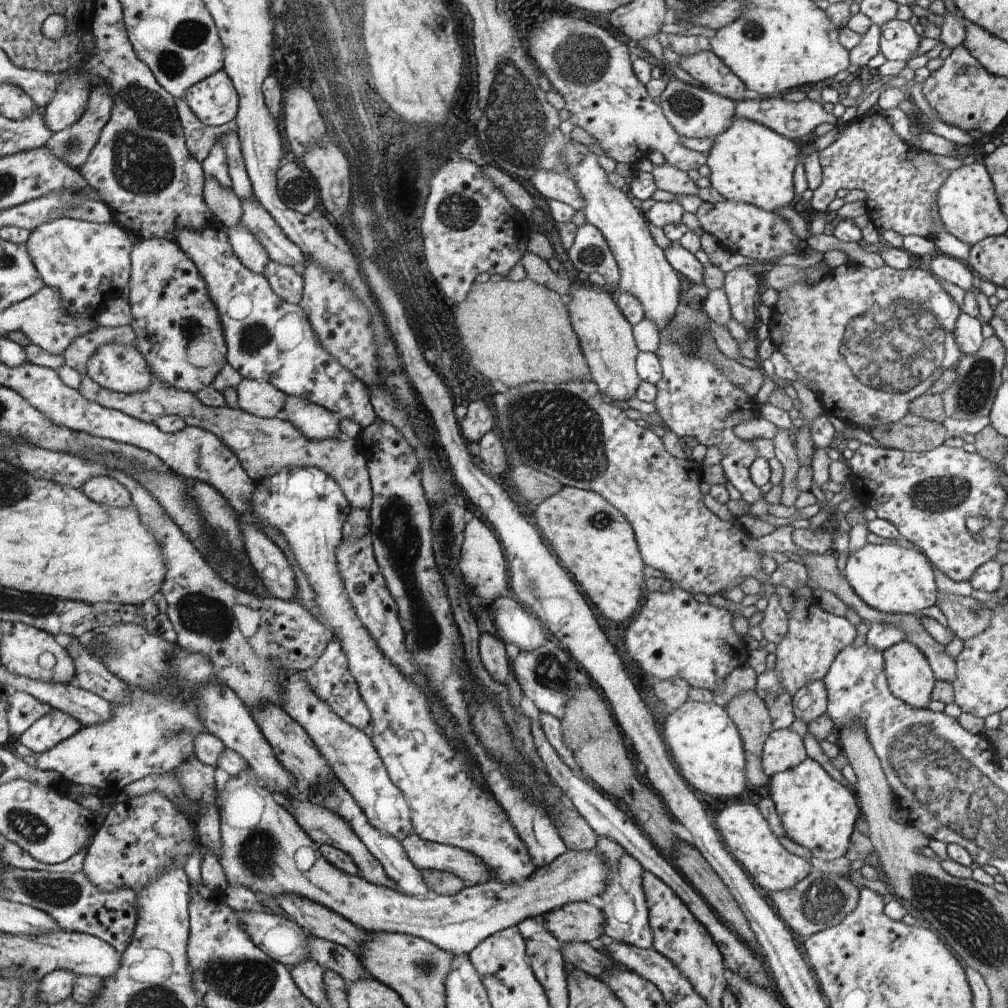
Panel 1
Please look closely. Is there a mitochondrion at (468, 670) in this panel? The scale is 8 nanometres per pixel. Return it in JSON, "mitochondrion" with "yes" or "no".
{"mitochondrion":"no"}

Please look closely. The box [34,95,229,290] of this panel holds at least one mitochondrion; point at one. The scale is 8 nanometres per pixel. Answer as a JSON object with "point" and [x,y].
{"point":[71,145]}

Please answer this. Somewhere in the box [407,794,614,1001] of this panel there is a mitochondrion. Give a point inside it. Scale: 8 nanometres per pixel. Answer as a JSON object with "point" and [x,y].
{"point":[426,965]}

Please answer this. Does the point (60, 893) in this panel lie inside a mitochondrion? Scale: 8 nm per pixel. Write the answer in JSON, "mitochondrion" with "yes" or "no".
{"mitochondrion":"yes"}

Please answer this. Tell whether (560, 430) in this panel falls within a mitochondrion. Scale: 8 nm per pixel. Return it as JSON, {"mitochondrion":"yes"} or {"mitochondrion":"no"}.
{"mitochondrion":"yes"}

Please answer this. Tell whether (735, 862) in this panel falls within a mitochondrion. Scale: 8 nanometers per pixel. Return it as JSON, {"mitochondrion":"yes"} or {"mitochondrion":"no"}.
{"mitochondrion":"no"}

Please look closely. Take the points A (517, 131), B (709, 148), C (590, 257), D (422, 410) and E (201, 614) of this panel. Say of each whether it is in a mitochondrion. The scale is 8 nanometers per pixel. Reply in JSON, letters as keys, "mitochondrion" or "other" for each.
{"A":"mitochondrion","B":"other","C":"mitochondrion","D":"other","E":"mitochondrion"}

